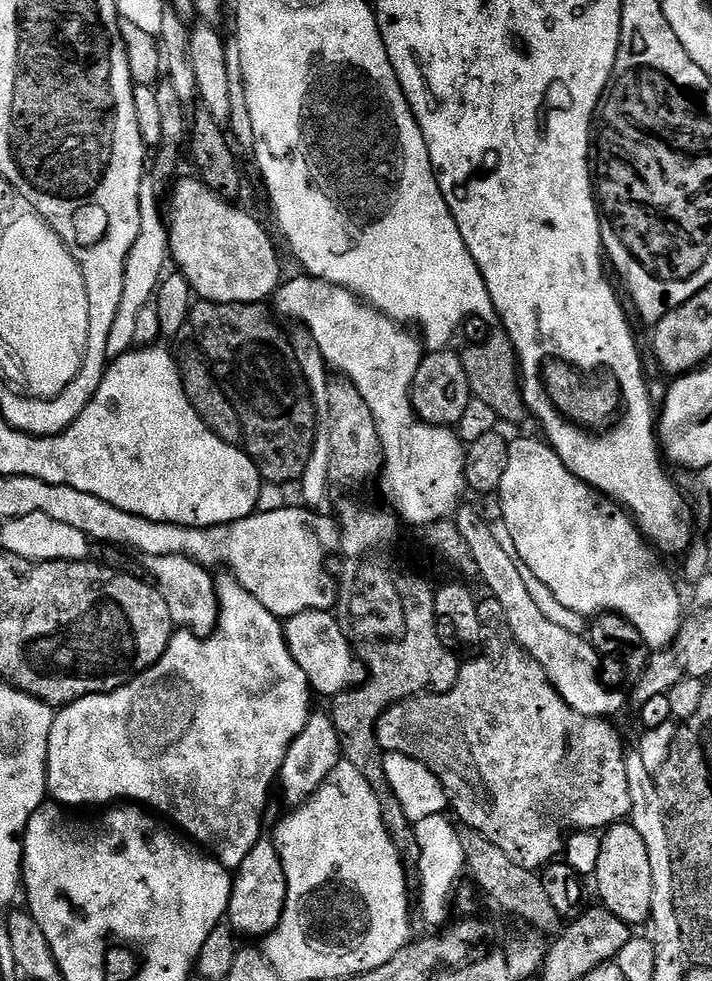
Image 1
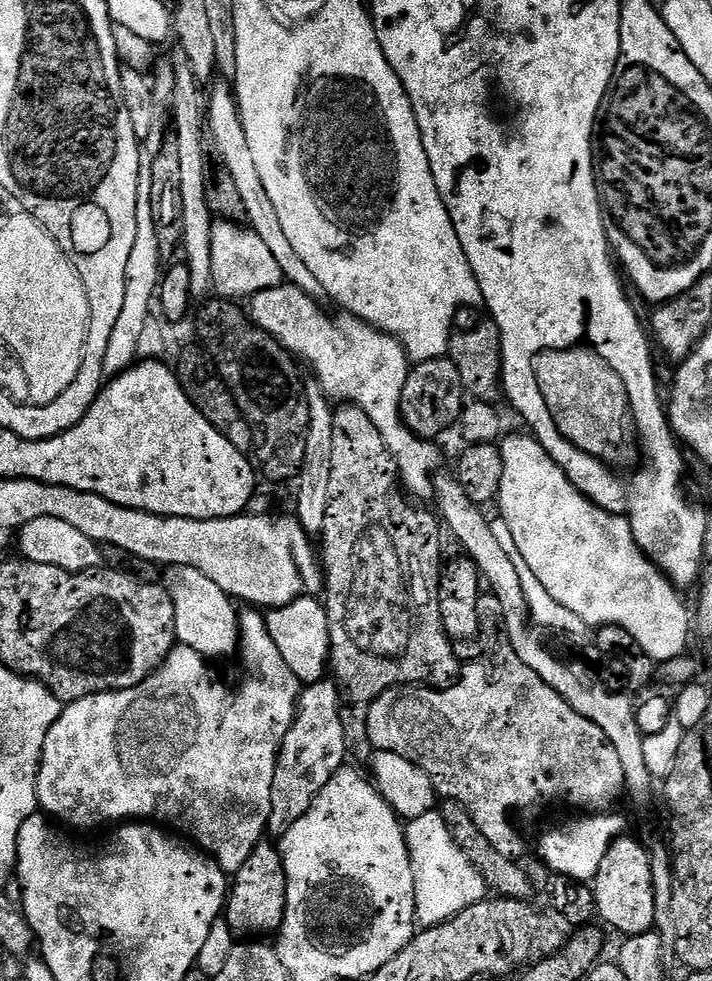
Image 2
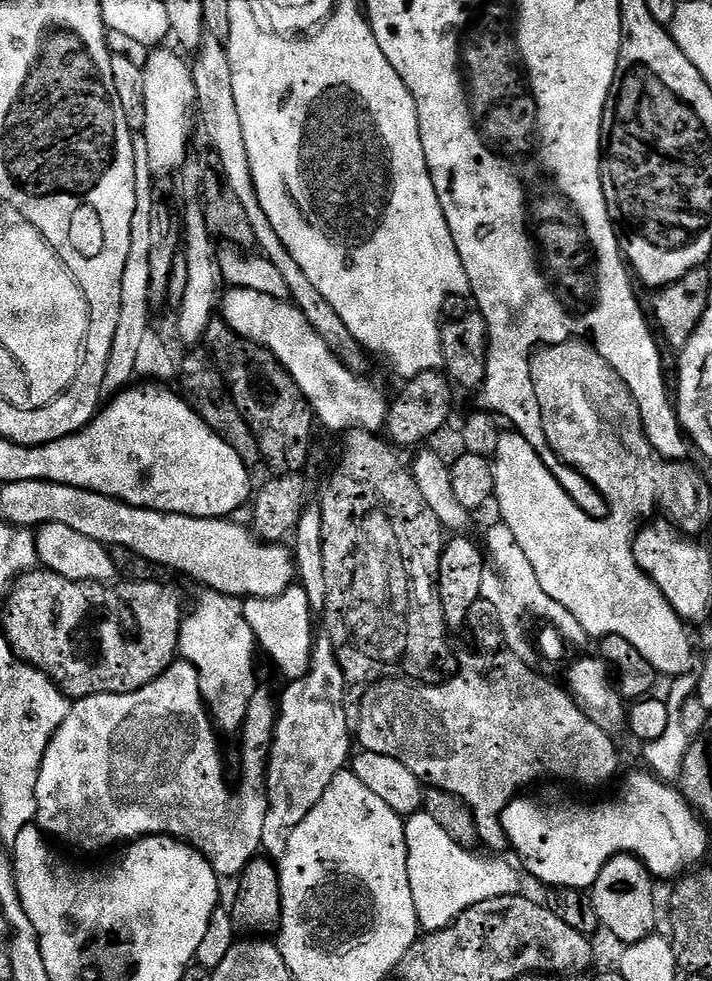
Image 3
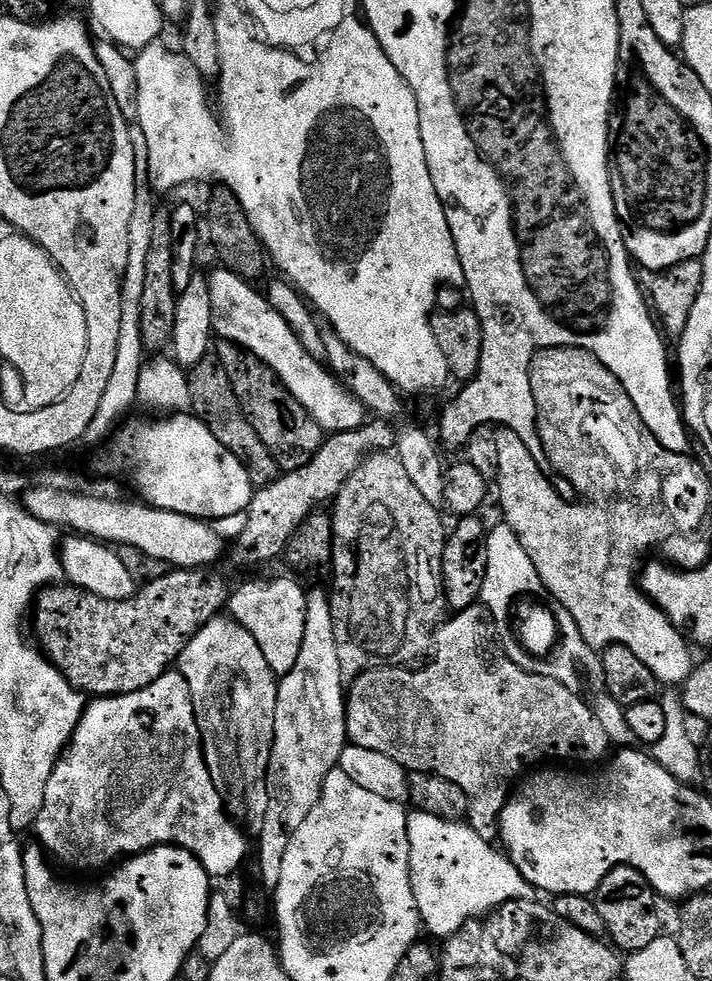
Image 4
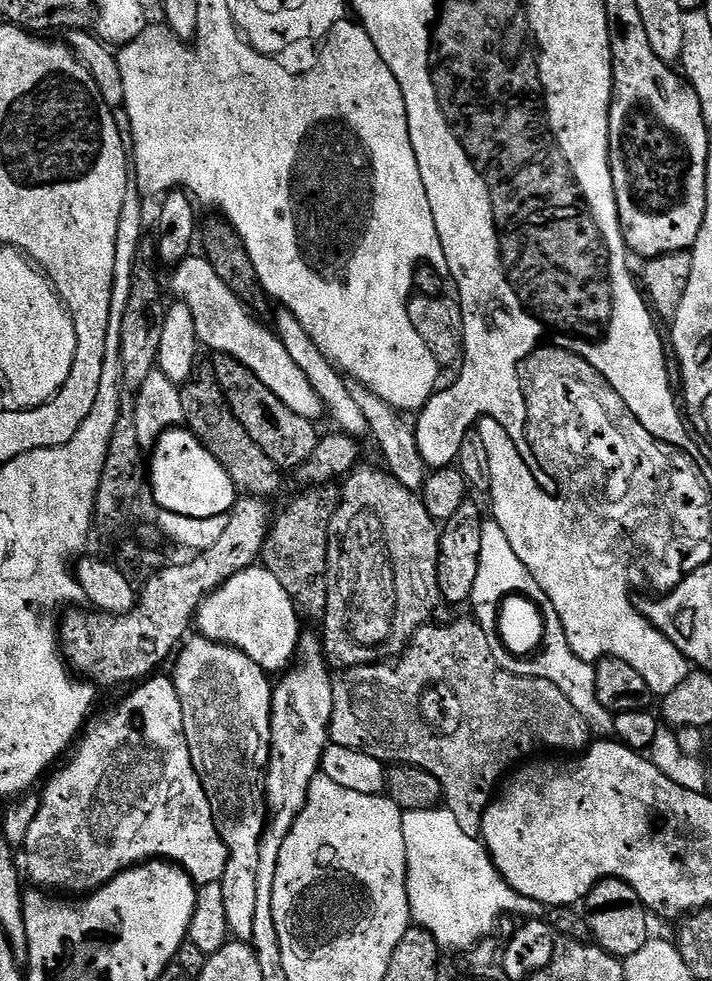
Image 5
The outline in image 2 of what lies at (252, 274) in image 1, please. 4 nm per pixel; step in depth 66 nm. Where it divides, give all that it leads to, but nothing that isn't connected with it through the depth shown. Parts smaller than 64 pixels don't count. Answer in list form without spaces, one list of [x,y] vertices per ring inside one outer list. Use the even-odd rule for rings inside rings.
[[[216,222],[212,225],[212,287],[215,295],[220,298],[250,298],[262,290],[280,287],[284,275],[278,270],[278,262],[274,254],[266,247],[266,242],[258,238],[258,234],[247,226],[236,222]]]

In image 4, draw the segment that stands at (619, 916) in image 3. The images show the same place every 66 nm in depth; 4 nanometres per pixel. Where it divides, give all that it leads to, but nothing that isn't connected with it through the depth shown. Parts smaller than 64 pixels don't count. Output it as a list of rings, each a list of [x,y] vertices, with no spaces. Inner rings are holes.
[[[627,866],[610,870],[610,874],[602,878],[595,890],[594,903],[604,923],[607,939],[621,953],[631,954],[643,950],[662,935],[660,920],[652,909],[658,903],[658,897],[638,870]]]

